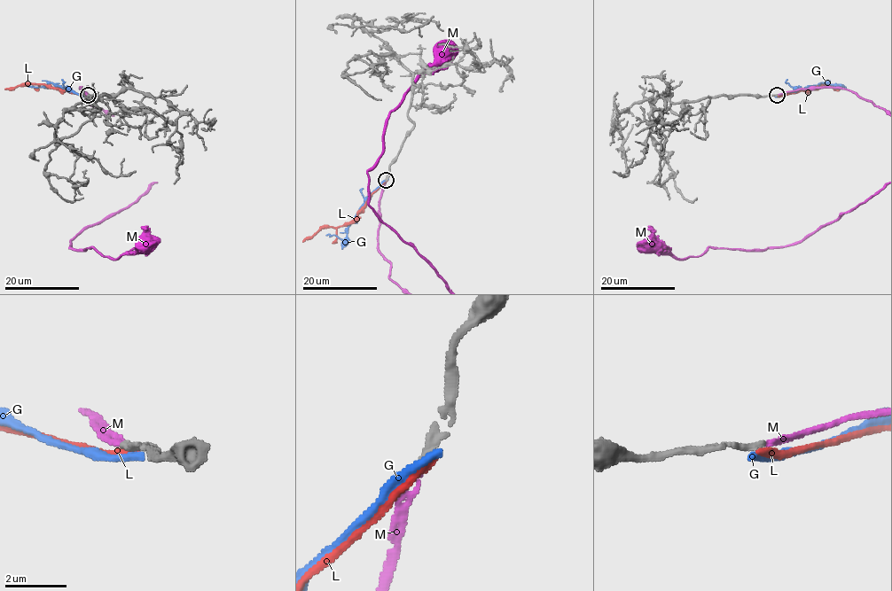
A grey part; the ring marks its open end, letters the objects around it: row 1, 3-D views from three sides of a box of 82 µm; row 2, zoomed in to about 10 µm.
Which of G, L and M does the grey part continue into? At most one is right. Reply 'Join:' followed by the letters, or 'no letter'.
Join: M

